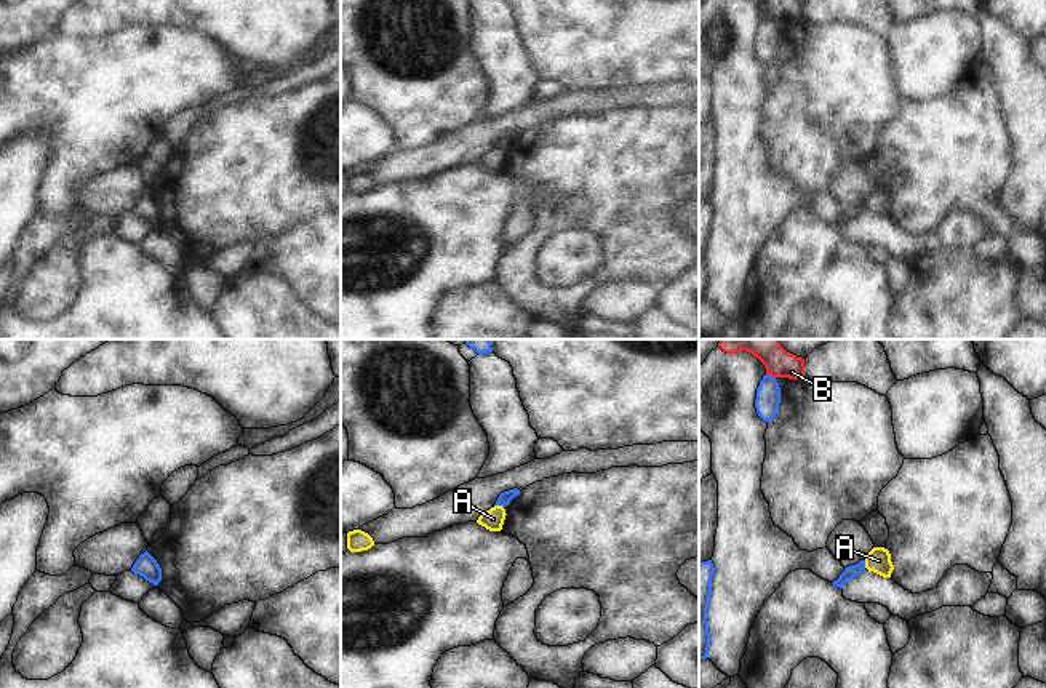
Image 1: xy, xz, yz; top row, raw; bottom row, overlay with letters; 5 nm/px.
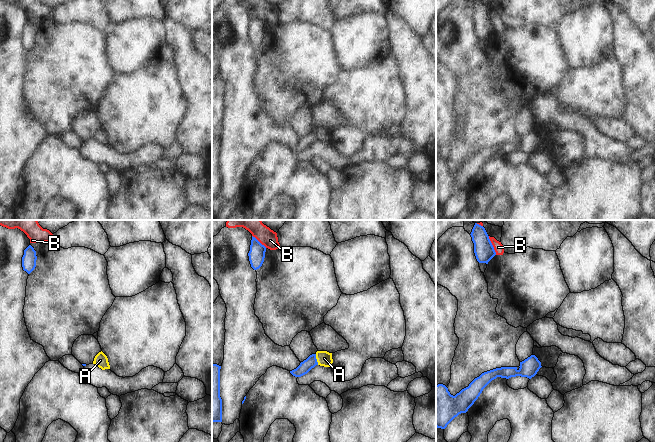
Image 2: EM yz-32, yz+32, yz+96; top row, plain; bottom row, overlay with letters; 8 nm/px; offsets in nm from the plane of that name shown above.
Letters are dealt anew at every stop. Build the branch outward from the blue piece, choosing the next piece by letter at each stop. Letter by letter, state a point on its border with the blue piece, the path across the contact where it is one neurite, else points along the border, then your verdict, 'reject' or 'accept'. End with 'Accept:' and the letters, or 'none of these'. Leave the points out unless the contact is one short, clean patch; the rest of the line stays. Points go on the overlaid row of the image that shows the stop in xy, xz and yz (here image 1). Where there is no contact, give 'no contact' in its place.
A: meets blue in xz at (499, 504); border along xz (495, 504), (503, 508); reject
B: meets blue in yz at (771, 376); border along yz (766, 373), (774, 378); reject
Accept: none of these

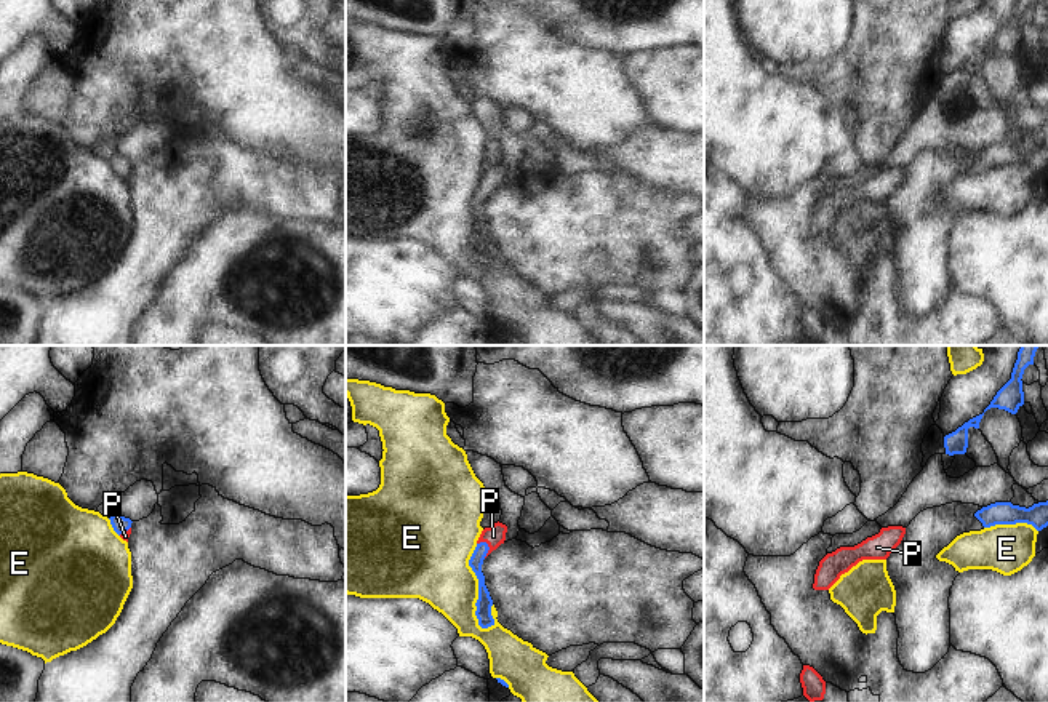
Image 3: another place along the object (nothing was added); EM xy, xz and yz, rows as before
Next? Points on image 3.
E: meets blue in xz at (479, 589); reject
P: meets blue in xz at (488, 547); runs through xz (476, 562), (488, 547), (493, 536); accept
Accept: P

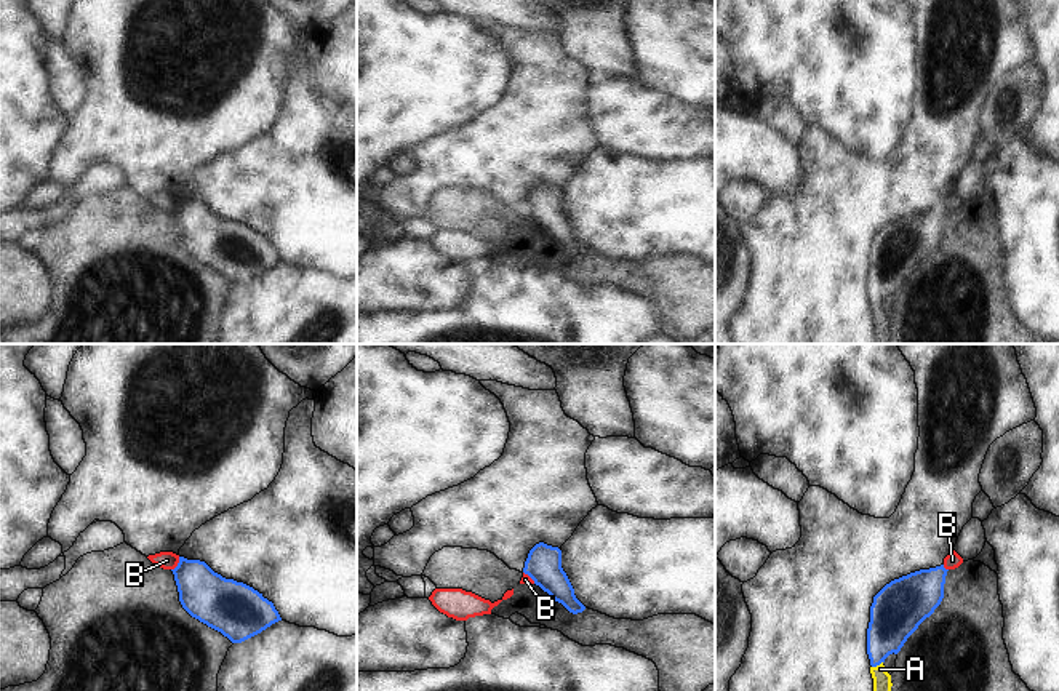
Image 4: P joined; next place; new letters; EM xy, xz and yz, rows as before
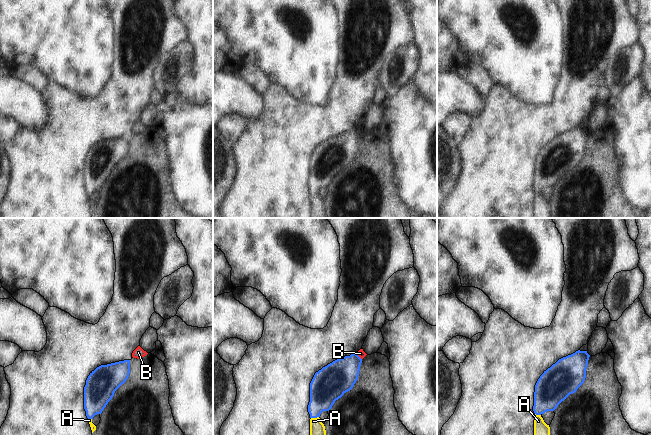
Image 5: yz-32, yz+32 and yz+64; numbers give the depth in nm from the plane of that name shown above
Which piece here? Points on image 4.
A: meets blue in yz at (877, 664); runs through yz (893, 618), (879, 647), (877, 664), (882, 680); accept
B: meets blue in xy at (178, 563); border along xy (179, 557), (179, 562), (171, 570); reject
Accept: A

